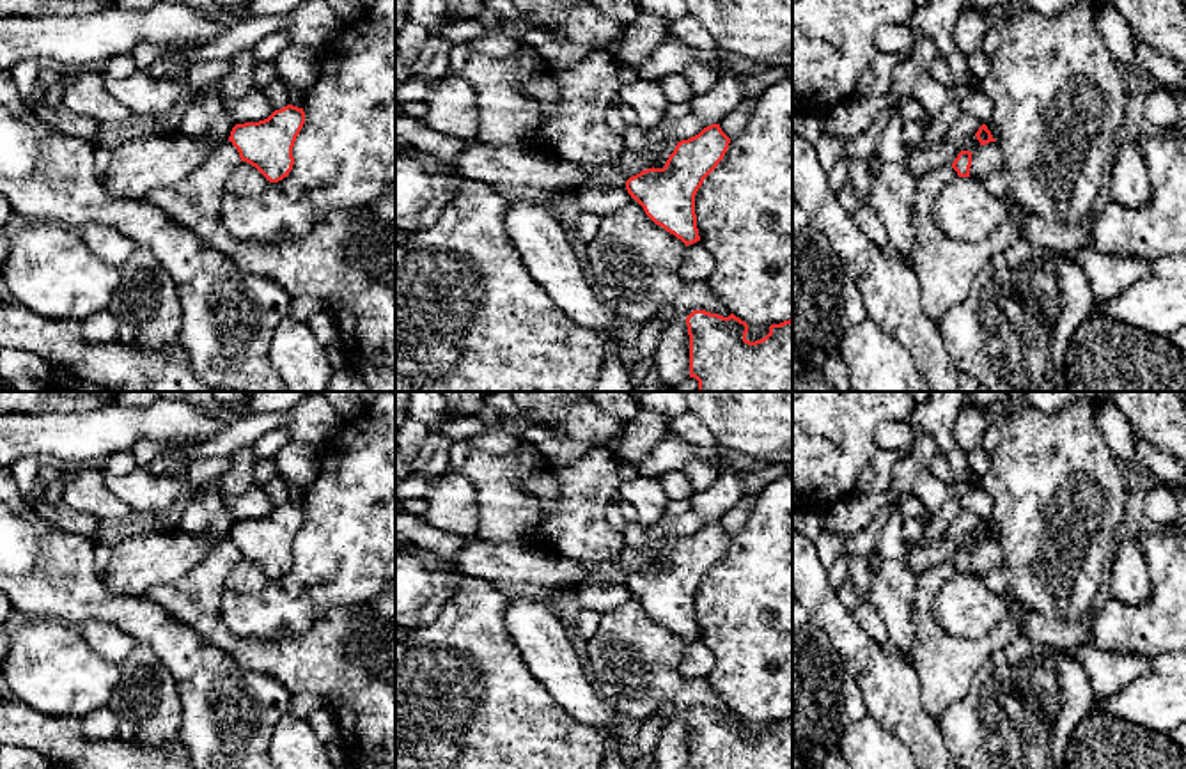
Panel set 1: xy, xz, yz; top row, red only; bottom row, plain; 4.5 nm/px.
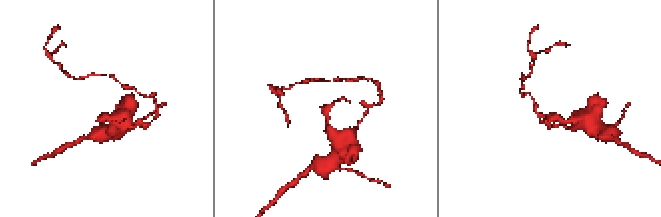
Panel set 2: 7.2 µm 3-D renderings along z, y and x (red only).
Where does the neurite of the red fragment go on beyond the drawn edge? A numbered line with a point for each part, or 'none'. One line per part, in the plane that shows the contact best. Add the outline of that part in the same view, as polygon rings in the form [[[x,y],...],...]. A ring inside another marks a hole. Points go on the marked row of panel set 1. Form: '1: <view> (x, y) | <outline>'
none

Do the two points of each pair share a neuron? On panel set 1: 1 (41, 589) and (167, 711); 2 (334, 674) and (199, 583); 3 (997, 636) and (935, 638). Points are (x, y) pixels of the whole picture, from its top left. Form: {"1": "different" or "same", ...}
{"1": "different", "2": "same", "3": "same"}

